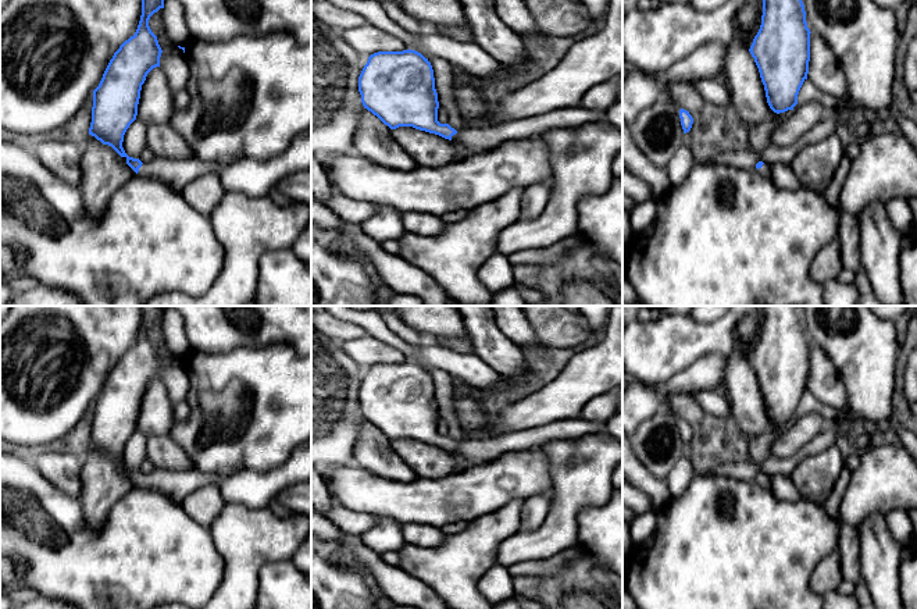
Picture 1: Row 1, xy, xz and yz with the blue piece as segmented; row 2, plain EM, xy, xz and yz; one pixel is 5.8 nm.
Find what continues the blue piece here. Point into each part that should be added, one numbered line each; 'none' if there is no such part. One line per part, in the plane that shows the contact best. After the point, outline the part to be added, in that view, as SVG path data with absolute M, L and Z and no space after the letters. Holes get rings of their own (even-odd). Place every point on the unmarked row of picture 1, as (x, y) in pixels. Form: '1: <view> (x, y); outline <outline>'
1: xy (178, 484); outline M156 469L150 474L143 474L139 487L151 488L182 502L193 491L206 485L220 485L225 477L220 474L203 473L196 469L170 471Z

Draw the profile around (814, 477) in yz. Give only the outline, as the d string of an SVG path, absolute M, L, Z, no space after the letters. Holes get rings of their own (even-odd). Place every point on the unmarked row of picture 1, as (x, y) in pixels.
M836 445L803 457L791 473L800 496L820 506L831 495L845 467L845 456Z

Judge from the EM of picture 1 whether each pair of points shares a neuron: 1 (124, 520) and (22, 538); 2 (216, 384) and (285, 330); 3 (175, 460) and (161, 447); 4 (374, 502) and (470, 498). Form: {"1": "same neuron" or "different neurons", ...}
{"1": "same neuron", "2": "different neurons", "3": "same neuron", "4": "same neuron"}

